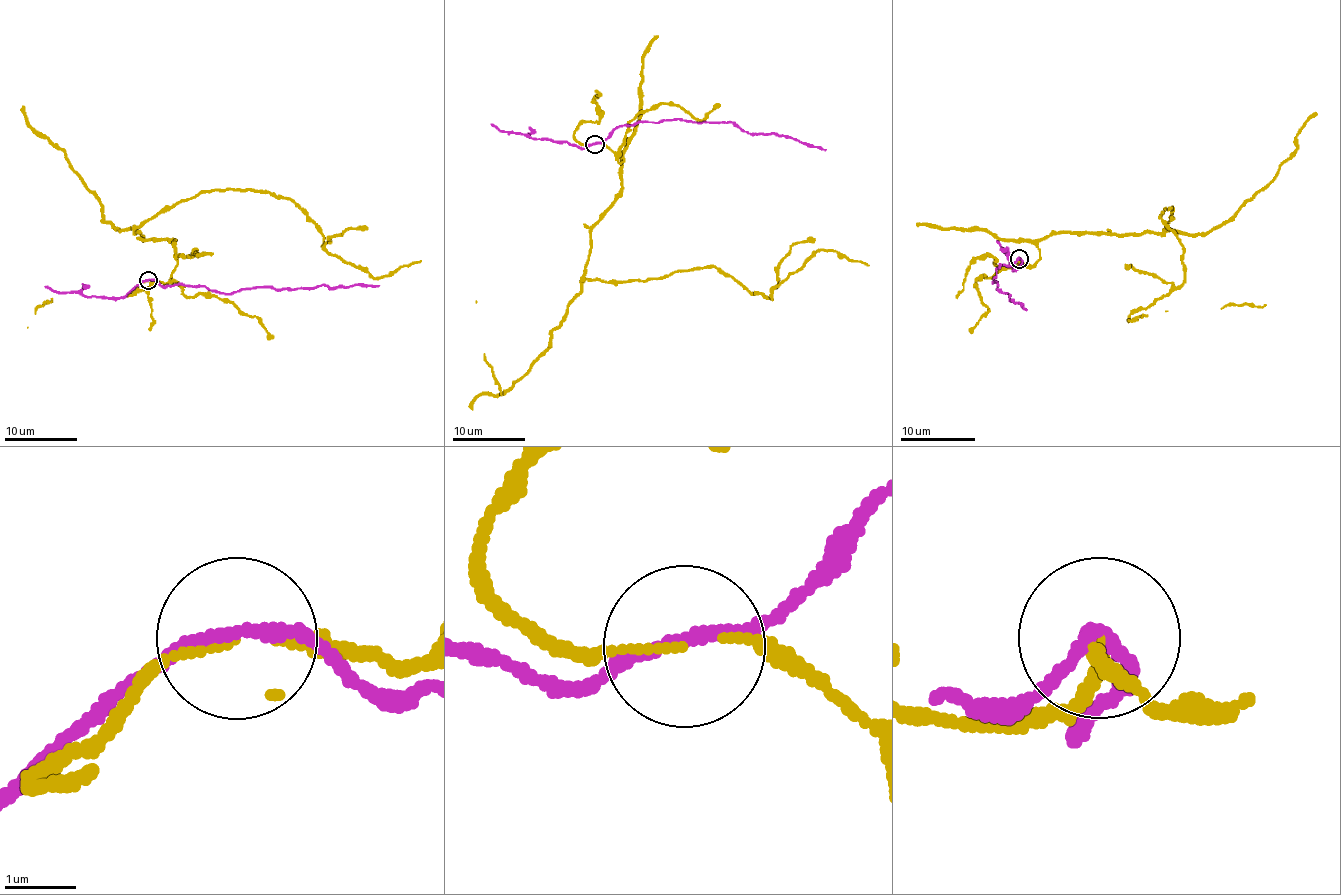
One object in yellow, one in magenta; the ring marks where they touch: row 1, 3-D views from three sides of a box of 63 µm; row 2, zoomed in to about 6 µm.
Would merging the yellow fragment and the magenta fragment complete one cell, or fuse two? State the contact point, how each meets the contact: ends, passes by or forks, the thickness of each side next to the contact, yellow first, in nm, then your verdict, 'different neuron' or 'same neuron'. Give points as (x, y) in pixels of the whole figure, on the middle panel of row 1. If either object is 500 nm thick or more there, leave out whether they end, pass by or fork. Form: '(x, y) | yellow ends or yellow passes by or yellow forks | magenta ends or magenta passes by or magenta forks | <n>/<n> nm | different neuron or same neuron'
(594, 144) | yellow passes by | magenta passes by | 90/180 nm | different neuron

